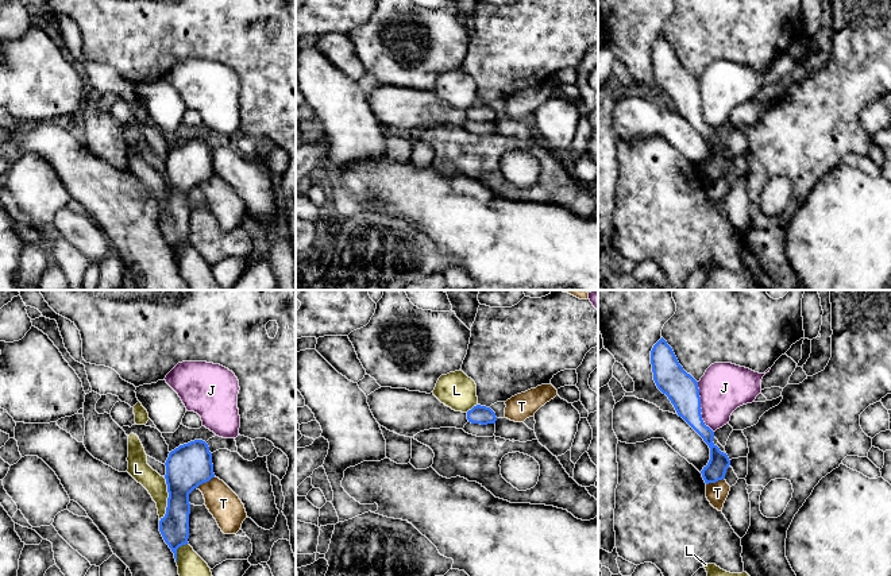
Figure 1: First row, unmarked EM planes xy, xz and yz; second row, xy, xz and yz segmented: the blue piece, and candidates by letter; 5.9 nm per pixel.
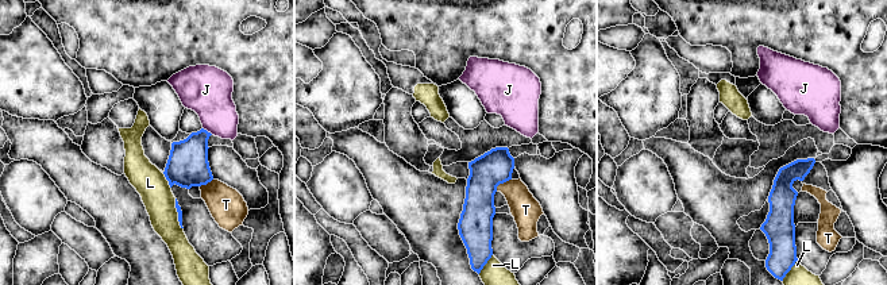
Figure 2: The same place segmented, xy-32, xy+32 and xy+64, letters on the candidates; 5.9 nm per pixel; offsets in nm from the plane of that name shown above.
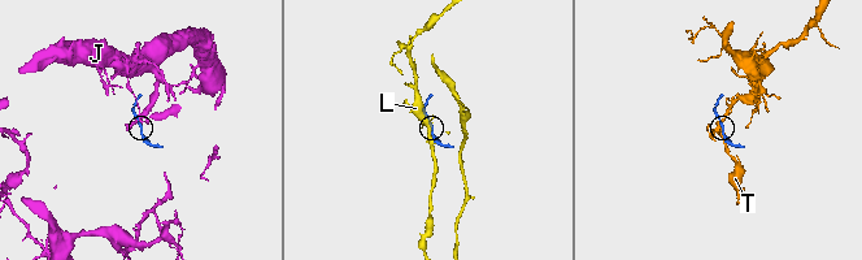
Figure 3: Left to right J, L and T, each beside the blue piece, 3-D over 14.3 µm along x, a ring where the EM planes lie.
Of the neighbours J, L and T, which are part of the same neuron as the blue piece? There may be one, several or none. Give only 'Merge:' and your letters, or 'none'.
Merge: none

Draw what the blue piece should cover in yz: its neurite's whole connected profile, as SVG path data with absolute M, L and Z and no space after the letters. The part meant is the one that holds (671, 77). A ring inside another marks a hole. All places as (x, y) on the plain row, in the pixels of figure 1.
M662 35L651 49L653 78L657 86L668 94L679 115L682 115L709 143L710 158L701 169L706 182L725 177L730 158L713 140L714 129L702 117L698 80L679 62L672 46Z

